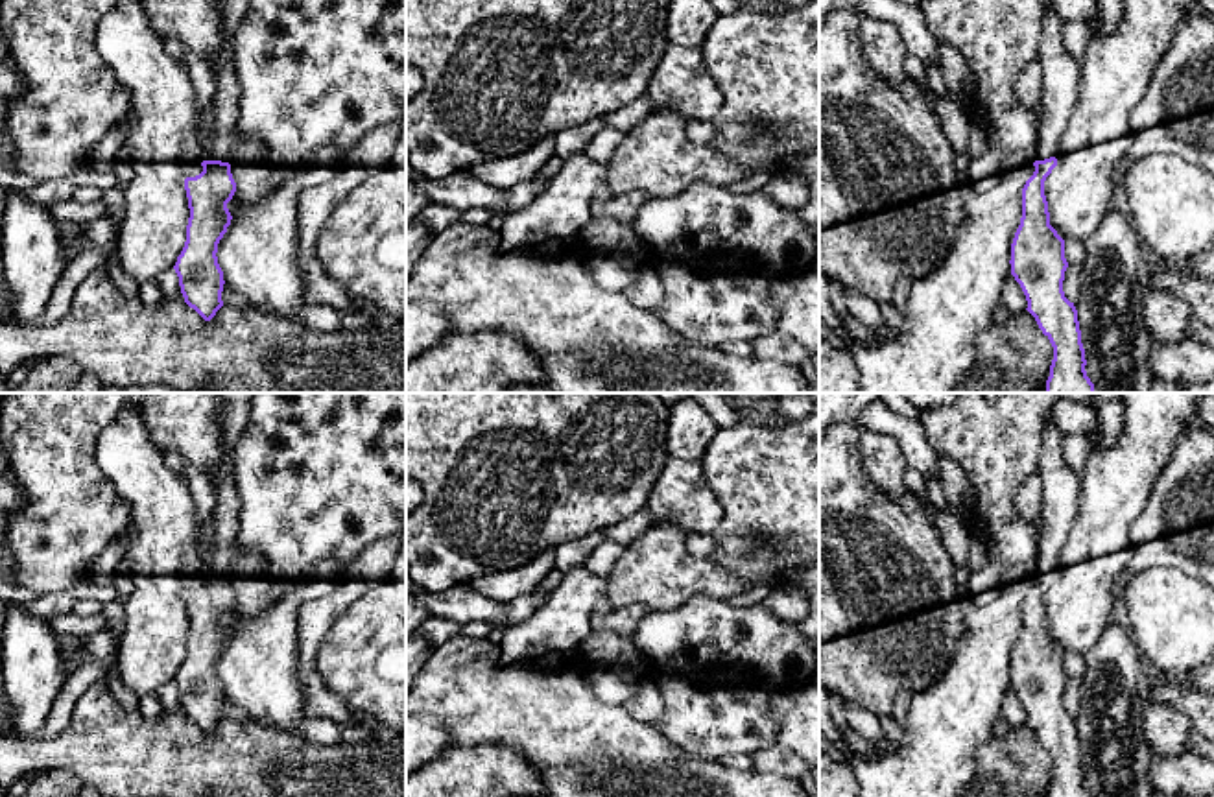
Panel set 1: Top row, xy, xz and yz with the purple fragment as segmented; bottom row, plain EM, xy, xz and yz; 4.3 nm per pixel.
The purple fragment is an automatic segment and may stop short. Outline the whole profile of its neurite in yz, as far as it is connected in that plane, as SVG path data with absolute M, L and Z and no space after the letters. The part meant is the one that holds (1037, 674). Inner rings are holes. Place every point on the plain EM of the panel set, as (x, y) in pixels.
M1057 572L1035 574L1033 579L1035 585L1022 601L1022 631L1011 657L1011 688L1026 708L1026 723L1053 760L1046 797L1092 797L1085 784L1077 723L1063 705L1068 681L1065 653L1050 638L1044 609L1044 594Z

